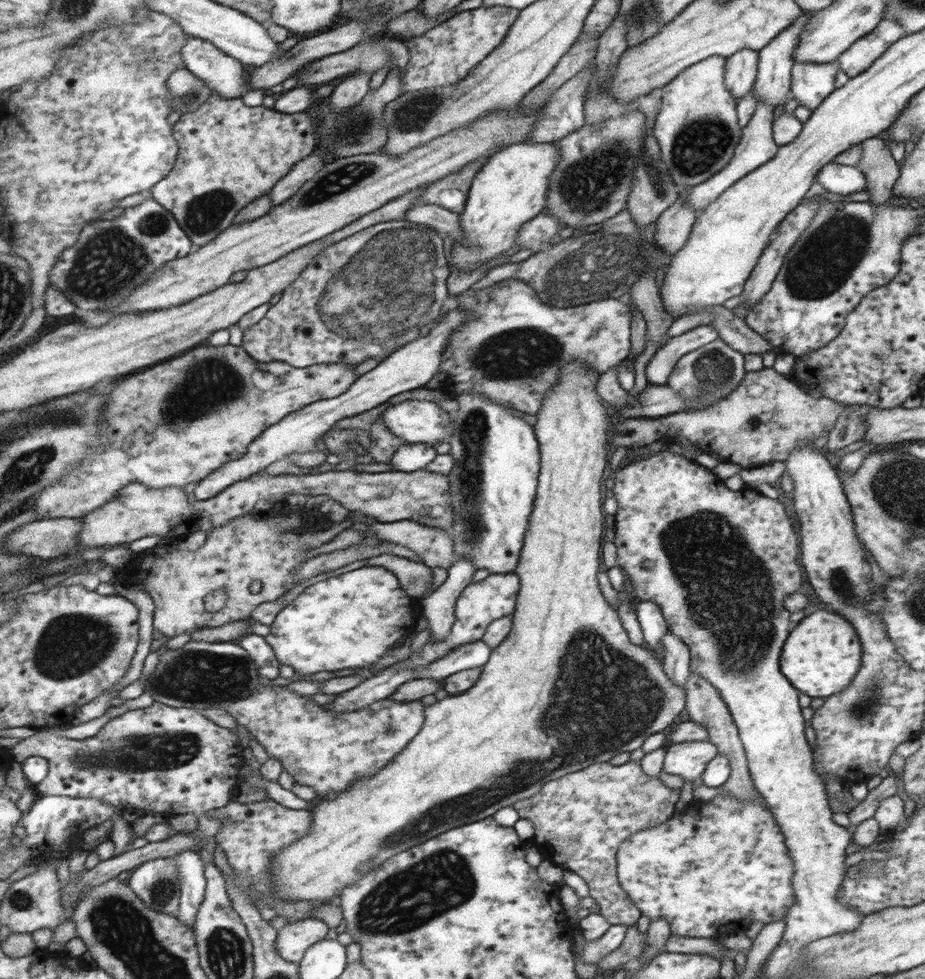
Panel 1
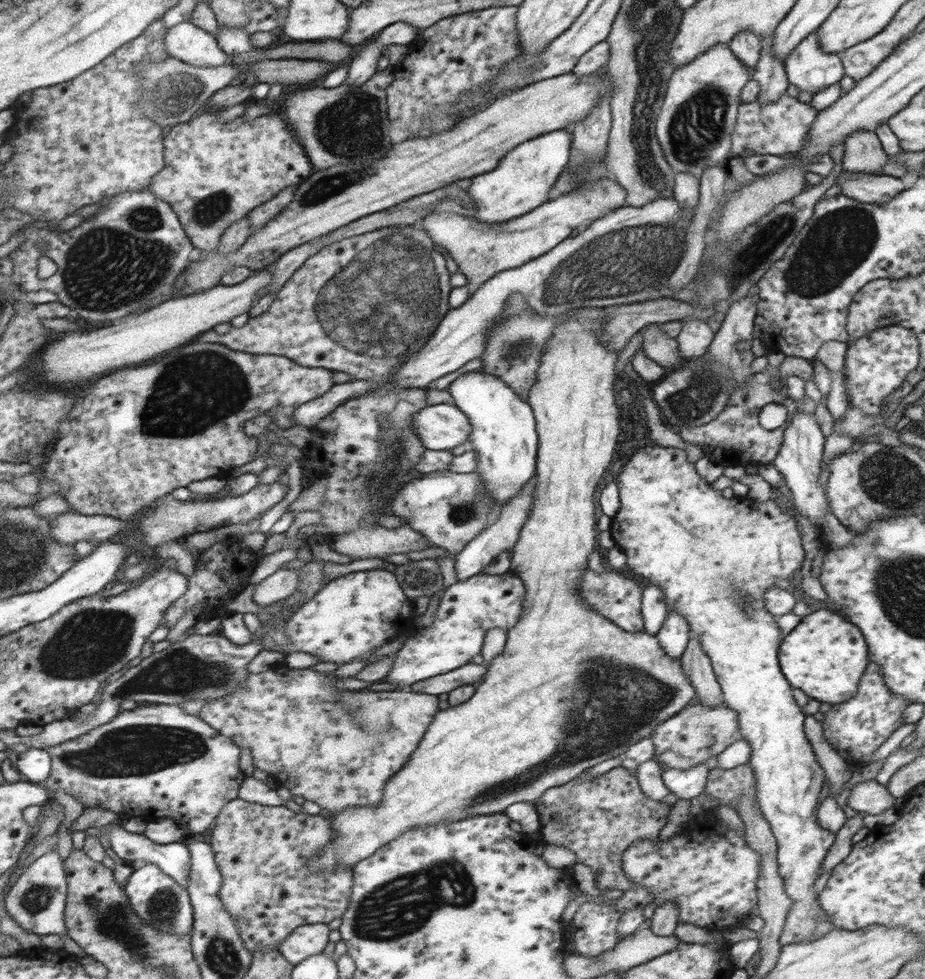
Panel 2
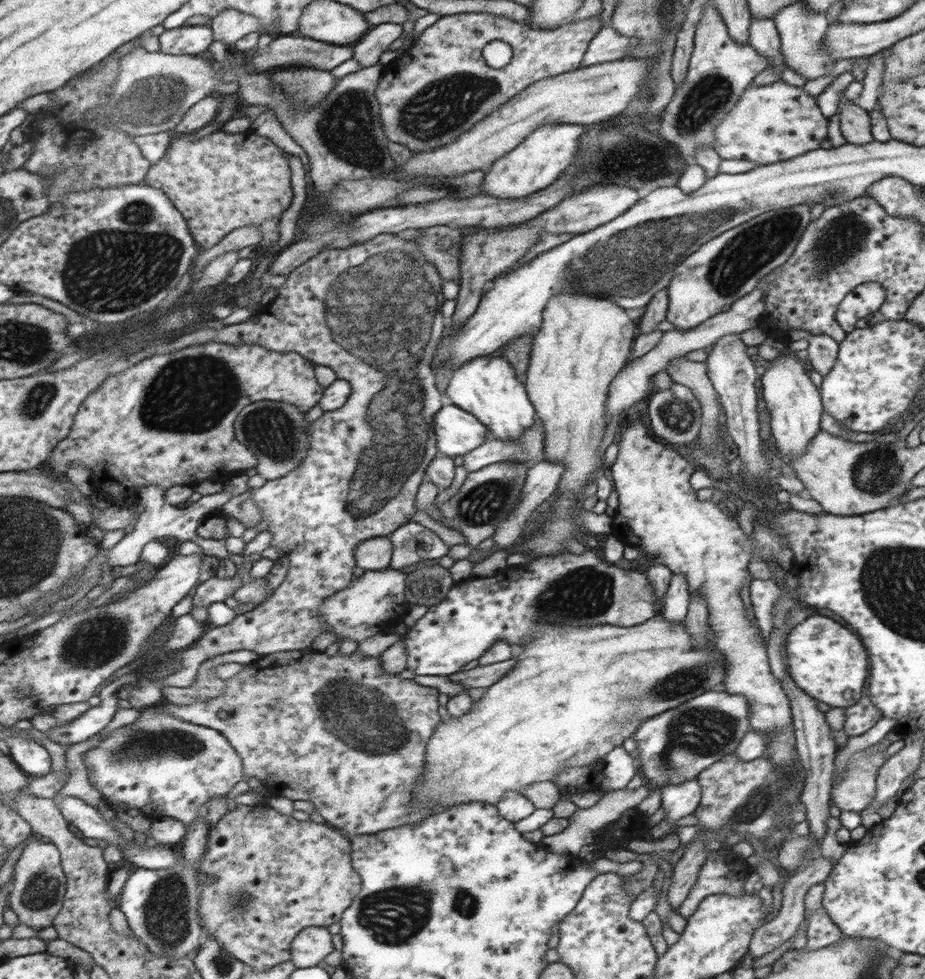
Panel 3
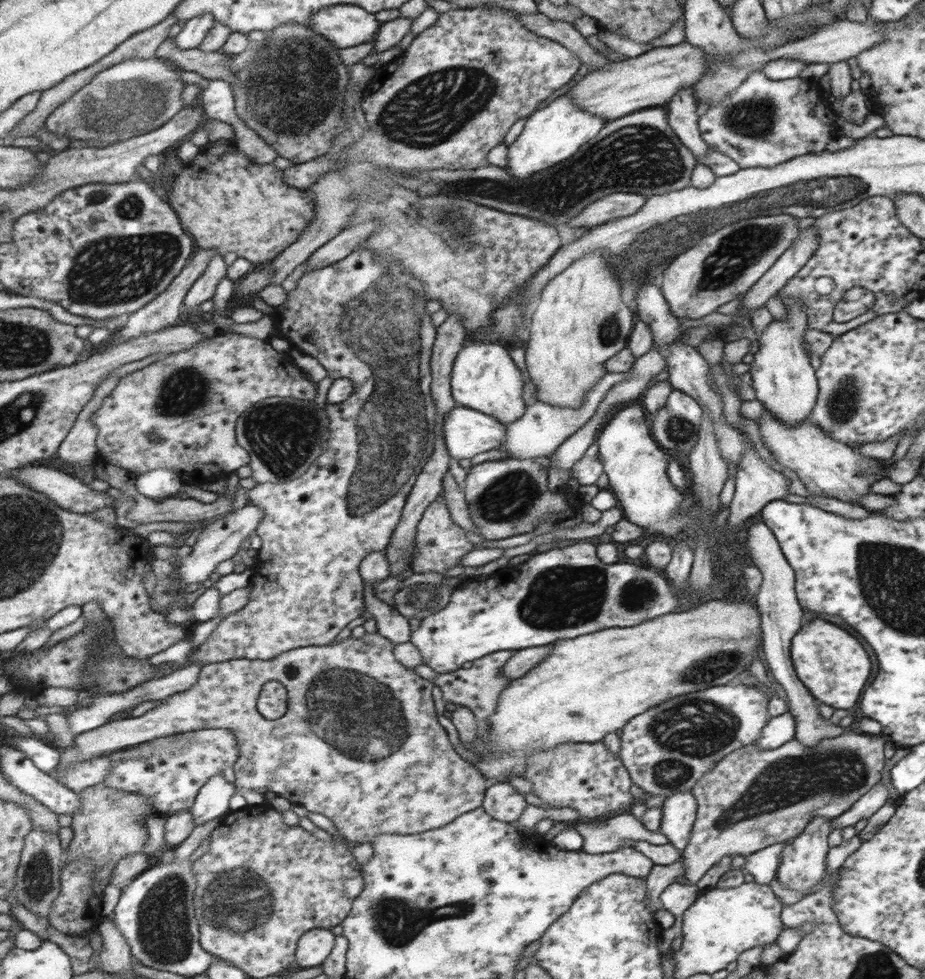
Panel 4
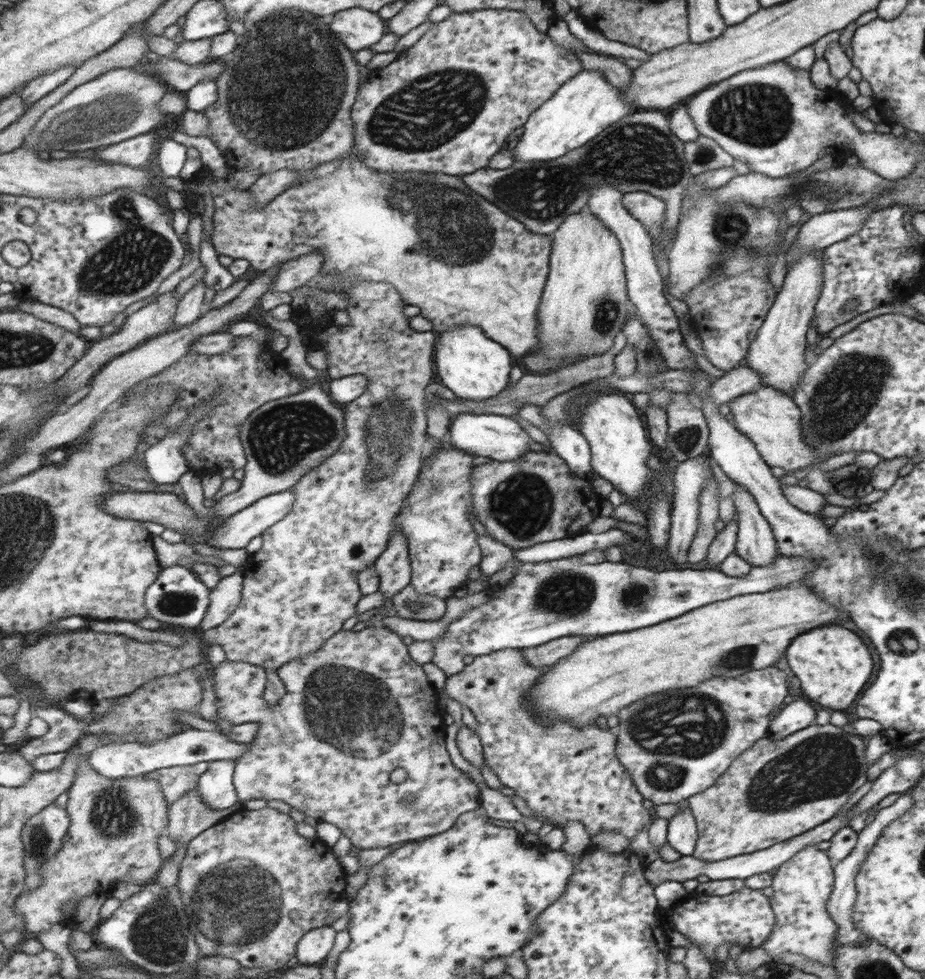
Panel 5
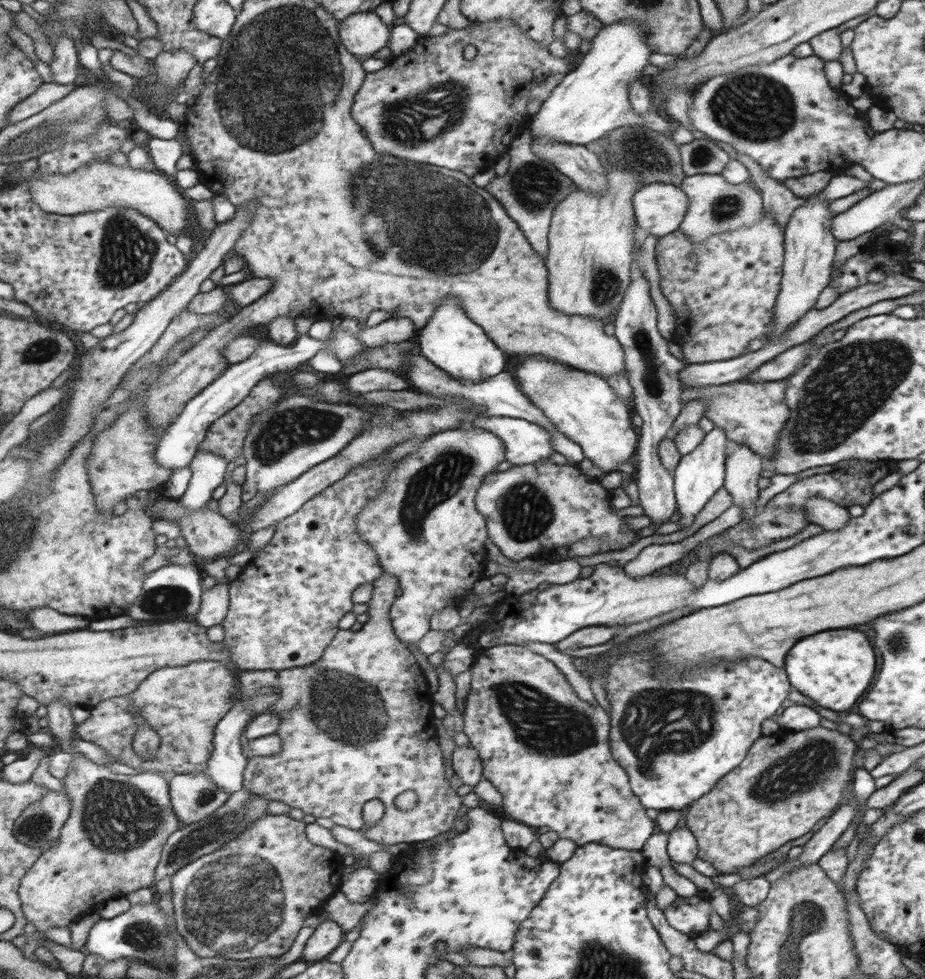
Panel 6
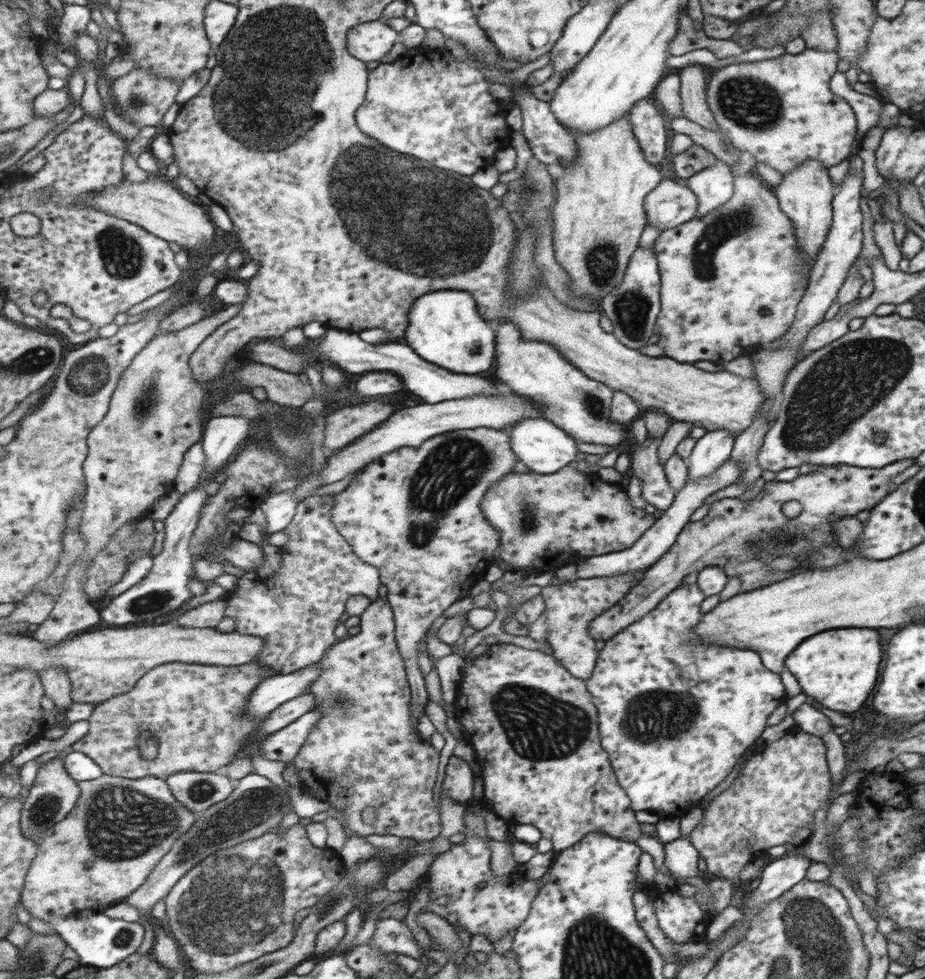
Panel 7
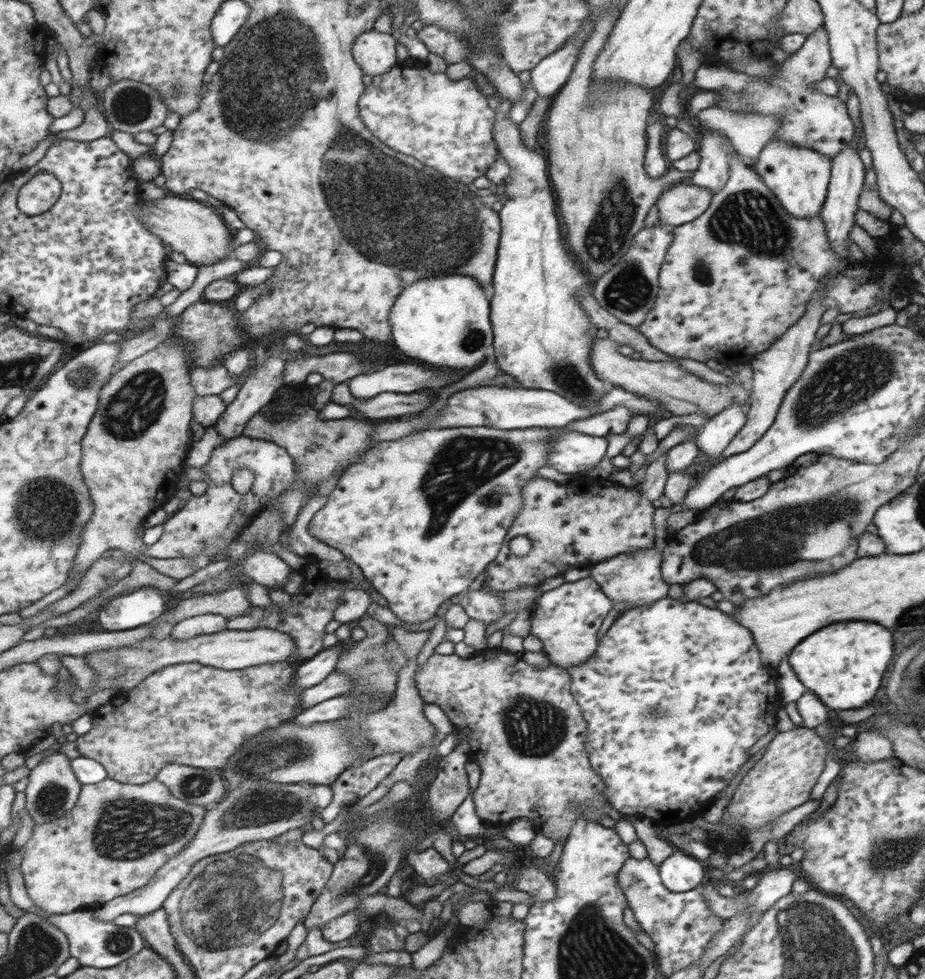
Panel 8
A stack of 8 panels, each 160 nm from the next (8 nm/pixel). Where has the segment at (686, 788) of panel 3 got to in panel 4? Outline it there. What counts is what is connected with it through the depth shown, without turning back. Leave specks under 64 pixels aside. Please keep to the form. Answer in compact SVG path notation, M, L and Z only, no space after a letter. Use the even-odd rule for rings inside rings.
M692 791L677 792L666 797L659 831L671 845L683 851L690 841L690 833L697 817L697 800Z

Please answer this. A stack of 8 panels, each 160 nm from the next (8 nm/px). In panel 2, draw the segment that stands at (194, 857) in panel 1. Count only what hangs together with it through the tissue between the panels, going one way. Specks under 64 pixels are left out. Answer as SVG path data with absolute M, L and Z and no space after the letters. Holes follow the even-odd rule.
M117 825L103 840L109 843L118 856L137 866L157 864L189 890L193 858L186 844L159 844L145 833L128 832L122 825Z

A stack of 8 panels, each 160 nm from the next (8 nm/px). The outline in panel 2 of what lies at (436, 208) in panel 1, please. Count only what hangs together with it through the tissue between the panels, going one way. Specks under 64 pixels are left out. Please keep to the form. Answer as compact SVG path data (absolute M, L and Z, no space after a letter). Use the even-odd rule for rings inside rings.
M604 177L594 185L588 185L587 189L582 187L567 192L510 222L482 224L474 217L439 212L430 214L418 224L428 230L437 245L448 250L460 272L466 276L469 292L473 293L495 274L538 258L568 238L574 229L588 227L594 220L621 208L626 198L626 189L618 181Z

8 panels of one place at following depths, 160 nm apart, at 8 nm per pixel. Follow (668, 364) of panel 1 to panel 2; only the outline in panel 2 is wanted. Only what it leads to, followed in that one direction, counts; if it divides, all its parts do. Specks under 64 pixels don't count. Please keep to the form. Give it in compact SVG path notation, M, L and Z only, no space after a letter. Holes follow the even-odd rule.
M691 319L681 321L682 330L675 338L677 340L679 353L686 358L703 356L714 340L714 332L706 321Z

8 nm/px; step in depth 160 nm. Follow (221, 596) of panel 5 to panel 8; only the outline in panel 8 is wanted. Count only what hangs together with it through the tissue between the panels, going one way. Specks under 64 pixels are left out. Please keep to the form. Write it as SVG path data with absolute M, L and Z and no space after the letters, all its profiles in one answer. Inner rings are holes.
M218 613L200 614L179 622L171 634L174 639L192 640L202 635L217 634L228 630L228 617Z

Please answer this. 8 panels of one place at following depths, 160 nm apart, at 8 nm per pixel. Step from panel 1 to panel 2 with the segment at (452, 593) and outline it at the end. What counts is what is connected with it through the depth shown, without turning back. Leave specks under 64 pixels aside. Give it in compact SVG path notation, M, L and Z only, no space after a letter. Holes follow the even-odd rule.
M536 476L532 478L531 482L528 482L527 486L524 486L524 490L512 498L510 502L506 503L506 506L497 512L497 517L492 519L491 523L487 525L487 528L471 541L470 544L464 546L464 548L455 555L455 570L456 570L456 582L464 582L468 578L477 576L483 573L483 568L488 567L490 563L494 562L498 554L502 552L508 552L514 548L520 536L524 523L528 520L534 499L535 490L537 489Z

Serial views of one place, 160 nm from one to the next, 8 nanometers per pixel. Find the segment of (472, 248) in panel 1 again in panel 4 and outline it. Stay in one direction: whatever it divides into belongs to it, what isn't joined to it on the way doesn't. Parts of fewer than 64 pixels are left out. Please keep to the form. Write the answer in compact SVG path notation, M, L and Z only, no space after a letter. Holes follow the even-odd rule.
M569 94L556 98L546 108L538 110L526 119L524 130L516 141L508 147L507 166L511 178L526 179L539 173L541 170L550 169L568 158L572 158L588 142L598 136L607 124L607 120L588 114L570 98Z

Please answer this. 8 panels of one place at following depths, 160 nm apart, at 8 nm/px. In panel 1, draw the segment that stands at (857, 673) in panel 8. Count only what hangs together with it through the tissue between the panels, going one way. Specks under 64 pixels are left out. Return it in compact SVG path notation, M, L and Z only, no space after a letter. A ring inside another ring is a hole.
M818 610L806 616L796 626L796 630L792 630L788 646L784 646L784 674L796 682L796 688L800 692L811 698L826 700L848 688L850 680L860 668L860 658L860 640L850 622L832 612Z

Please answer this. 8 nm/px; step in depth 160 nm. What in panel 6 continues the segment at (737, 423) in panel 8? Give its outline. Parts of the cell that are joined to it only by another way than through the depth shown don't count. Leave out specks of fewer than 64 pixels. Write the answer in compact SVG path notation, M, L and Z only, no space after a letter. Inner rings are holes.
M716 426L703 436L702 442L690 454L684 455L672 473L674 477L675 499L677 500L677 513L675 520L687 528L692 524L694 517L712 495L723 487L725 481L725 460L732 447L724 431Z

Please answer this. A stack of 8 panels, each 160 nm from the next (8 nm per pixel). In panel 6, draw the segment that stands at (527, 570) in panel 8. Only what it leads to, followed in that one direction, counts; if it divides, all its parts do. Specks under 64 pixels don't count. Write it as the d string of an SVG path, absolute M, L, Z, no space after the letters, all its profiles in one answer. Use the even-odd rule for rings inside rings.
M545 460L536 464L513 465L506 471L496 470L487 475L488 482L484 482L484 486L480 485L480 494L476 494L476 506L480 506L480 514L488 518L490 540L512 561L523 561L529 557L541 558L557 548L570 546L591 536L601 540L599 552L624 549L637 541L637 531L630 530L624 524L624 518L614 512L608 490L600 484L590 482L574 464L559 465Z

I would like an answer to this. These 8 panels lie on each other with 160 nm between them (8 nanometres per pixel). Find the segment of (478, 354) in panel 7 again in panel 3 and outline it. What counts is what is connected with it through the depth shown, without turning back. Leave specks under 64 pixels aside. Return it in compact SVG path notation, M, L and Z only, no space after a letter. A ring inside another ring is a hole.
M486 355L466 362L454 371L452 379L445 387L445 394L449 403L463 407L487 426L490 431L489 439L522 440L526 430L536 424L538 411L530 404L518 372L504 357L488 358Z

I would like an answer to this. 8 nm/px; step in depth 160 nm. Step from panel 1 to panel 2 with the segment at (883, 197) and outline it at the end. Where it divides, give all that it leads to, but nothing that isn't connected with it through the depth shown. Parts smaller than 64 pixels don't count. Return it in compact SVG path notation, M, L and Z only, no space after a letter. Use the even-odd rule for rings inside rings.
M860 130L859 133L848 136L844 143L842 165L846 171L854 173L879 171L891 160L875 132Z

